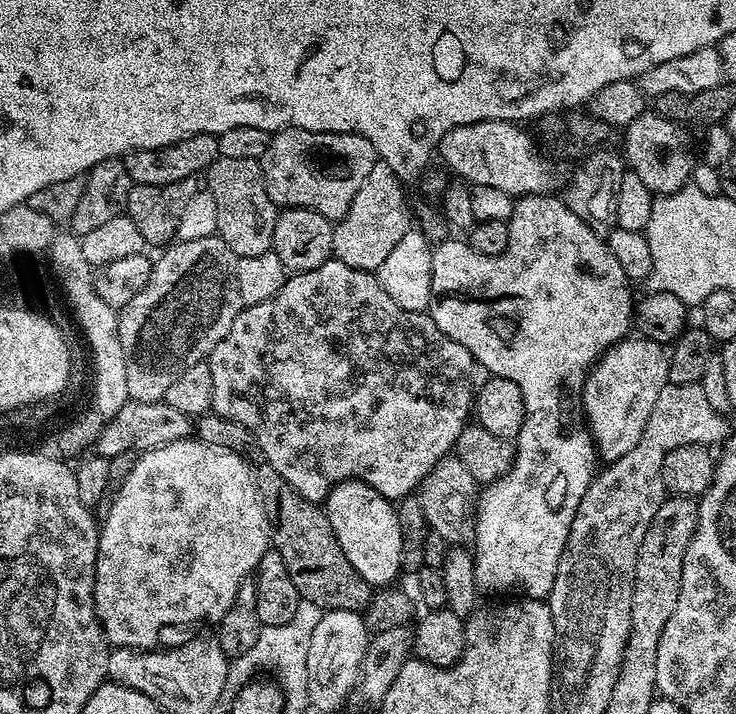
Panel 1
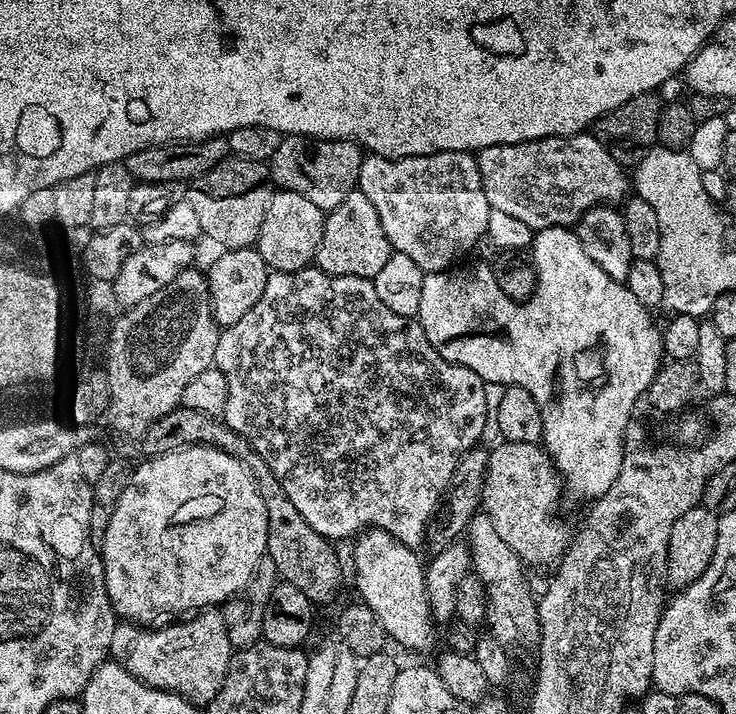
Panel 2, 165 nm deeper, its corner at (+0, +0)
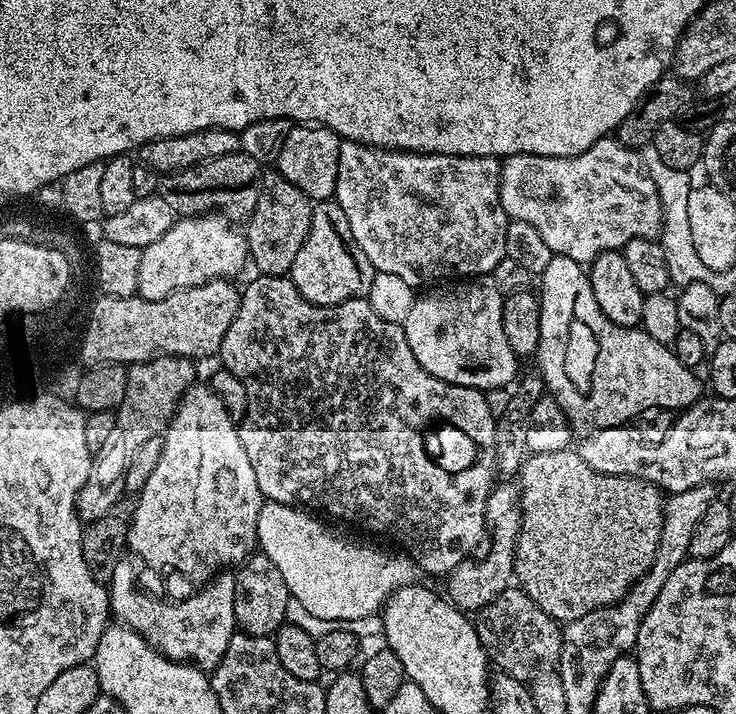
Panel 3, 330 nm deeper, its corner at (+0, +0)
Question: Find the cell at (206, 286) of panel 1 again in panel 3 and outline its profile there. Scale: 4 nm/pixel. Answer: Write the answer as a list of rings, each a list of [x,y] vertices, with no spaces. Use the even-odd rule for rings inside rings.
[[[161,354],[151,360],[143,360],[140,364],[133,364],[127,369],[126,394],[115,411],[114,431],[102,445],[102,450],[94,453],[90,474],[76,495],[76,515],[81,521],[97,520],[125,495],[121,481],[126,474],[126,466],[130,466],[130,458],[134,458],[134,450],[138,450],[142,442],[160,436],[167,429],[185,390],[191,388],[197,379],[196,368],[192,364],[195,363],[186,356]]]

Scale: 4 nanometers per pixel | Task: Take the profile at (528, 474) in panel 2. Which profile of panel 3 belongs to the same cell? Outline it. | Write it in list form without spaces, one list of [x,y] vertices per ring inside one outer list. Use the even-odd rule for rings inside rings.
[[[558,450],[554,454],[529,455],[518,473],[518,483],[520,486],[520,537],[516,543],[514,580],[549,618],[557,622],[567,622],[582,618],[591,612],[597,612],[599,608],[609,608],[611,604],[622,600],[625,594],[648,573],[656,557],[664,525],[665,497],[656,485],[633,476],[598,474],[590,470],[586,462],[582,462],[579,451],[576,450]]]

